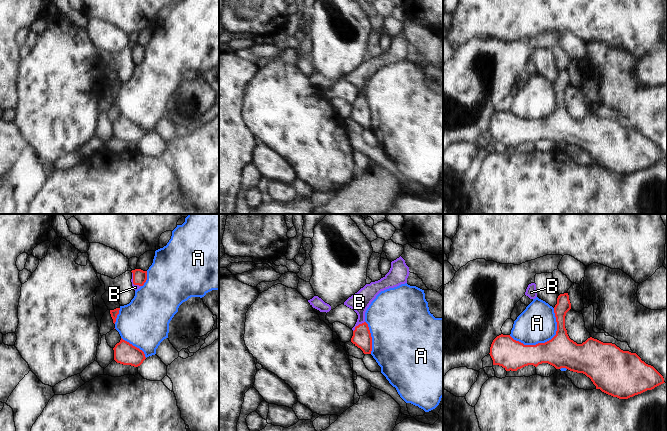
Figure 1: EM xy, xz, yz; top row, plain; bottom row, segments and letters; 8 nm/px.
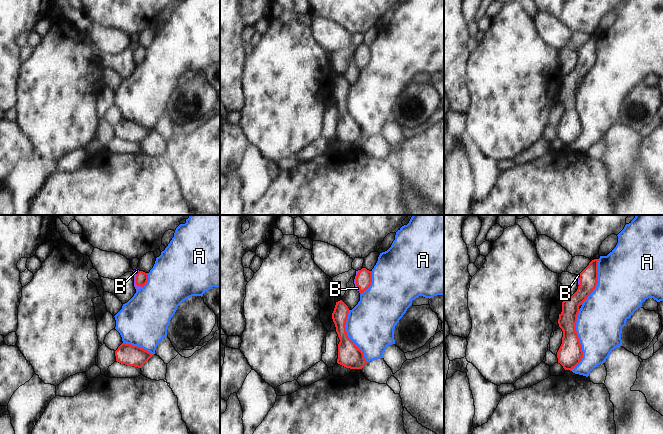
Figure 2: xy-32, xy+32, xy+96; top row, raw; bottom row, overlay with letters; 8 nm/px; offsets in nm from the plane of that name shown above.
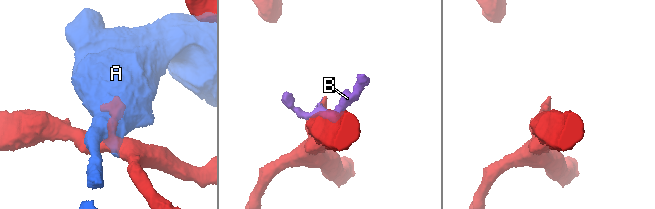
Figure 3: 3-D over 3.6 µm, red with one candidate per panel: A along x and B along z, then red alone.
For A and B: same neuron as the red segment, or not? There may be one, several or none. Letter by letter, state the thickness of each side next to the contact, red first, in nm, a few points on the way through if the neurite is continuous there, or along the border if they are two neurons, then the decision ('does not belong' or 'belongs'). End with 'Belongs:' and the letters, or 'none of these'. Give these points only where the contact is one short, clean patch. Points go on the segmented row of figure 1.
A: calibres 260 and 300 nm; does not belong
B: calibres 150 and 160 nm; way xz (361, 337), (358, 325), (359, 302); belongs
Belongs: B

